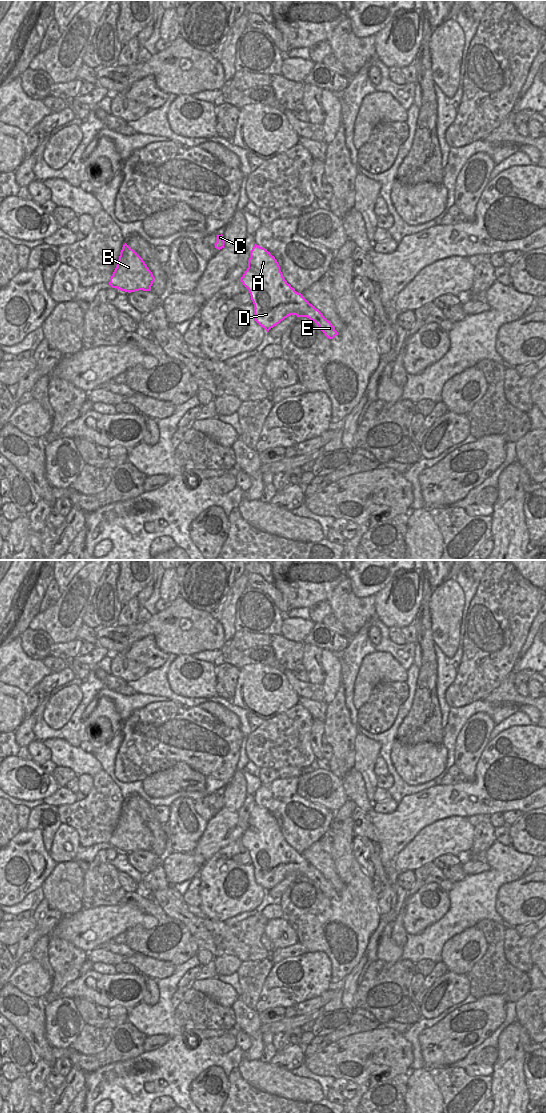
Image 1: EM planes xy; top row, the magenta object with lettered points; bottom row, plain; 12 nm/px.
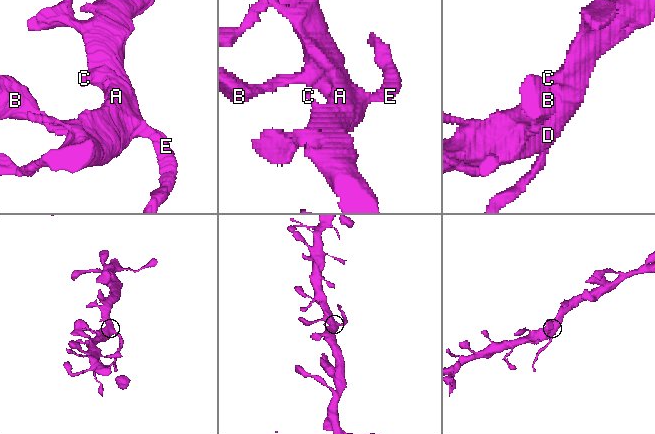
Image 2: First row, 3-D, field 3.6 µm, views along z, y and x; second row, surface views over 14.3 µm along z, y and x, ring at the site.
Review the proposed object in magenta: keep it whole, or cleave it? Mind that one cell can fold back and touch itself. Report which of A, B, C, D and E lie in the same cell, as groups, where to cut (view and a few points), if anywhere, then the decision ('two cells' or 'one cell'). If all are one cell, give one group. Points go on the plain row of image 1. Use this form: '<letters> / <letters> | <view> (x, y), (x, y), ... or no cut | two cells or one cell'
A B C D / E | xy (315, 868), (312, 870), (312, 877), (310, 879) | two cells

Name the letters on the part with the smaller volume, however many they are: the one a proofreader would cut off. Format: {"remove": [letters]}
{"remove": ["E"]}

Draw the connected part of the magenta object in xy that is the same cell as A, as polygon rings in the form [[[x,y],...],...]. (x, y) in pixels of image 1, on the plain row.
[[[254,805],[250,812],[248,828],[240,838],[242,844],[248,849],[254,864],[255,881],[267,892],[290,875],[297,877],[313,876],[313,869],[301,853],[295,851],[284,839],[280,826],[274,816],[265,808]]]

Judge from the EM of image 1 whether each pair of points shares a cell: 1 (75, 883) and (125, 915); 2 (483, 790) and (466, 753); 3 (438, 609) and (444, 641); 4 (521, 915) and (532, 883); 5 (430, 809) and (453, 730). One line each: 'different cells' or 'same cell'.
1: different cells
2: different cells
3: same cell
4: same cell
5: different cells

